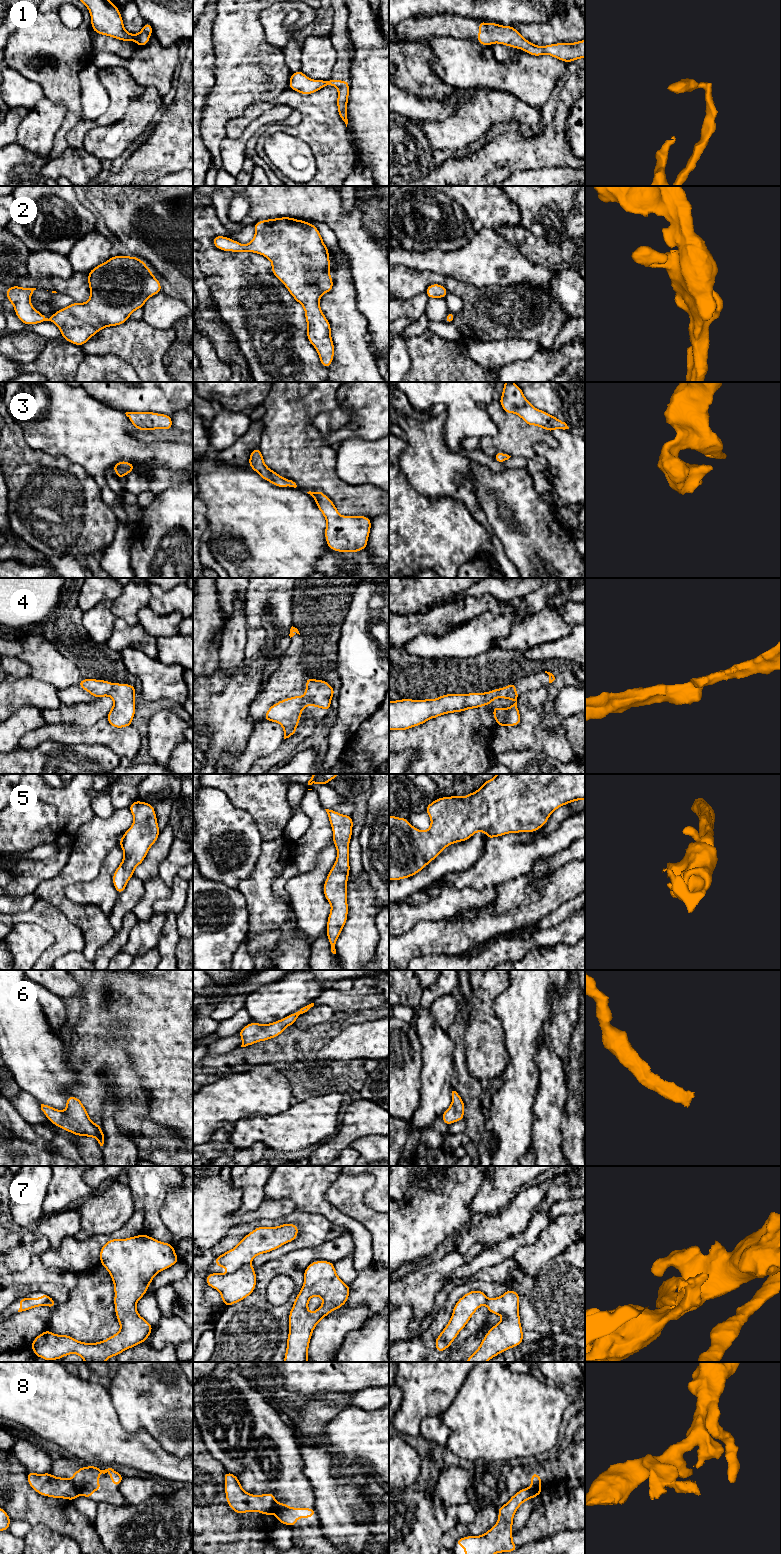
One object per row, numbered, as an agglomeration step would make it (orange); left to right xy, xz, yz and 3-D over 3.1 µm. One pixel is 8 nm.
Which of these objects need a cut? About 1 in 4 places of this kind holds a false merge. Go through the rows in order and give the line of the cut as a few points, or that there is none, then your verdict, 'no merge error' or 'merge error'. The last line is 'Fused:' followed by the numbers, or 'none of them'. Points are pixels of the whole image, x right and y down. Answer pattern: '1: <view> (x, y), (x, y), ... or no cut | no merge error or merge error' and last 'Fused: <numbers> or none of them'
1: no cut | no merge error
2: no cut | no merge error
3: no cut | no merge error
4: no cut | no merge error
5: no cut | no merge error
6: no cut | no merge error
7: xz (250, 1263), (245, 1263), (230, 1271) | merge error
8: xy (73, 1482), (79, 1494) | merge error
Fused: 7, 8

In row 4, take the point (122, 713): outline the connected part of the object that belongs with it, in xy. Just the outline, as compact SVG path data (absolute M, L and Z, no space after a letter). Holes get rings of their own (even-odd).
M82 679L78 684L95 698L110 696L114 705L107 715L107 721L114 728L132 725L135 715L135 686L130 684L113 684L106 680Z

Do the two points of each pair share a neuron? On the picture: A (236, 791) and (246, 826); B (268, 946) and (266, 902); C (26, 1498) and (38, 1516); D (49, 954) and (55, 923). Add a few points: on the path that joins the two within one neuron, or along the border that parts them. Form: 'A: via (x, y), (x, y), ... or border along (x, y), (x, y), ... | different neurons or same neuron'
A: border along (224, 792), (236, 807), (246, 810), (257, 825) | different neurons
B: via (261, 935), (261, 920), (265, 913) | same neuron
C: via (26, 1502), (36, 1512) | same neuron
D: via (57, 946), (59, 944), (59, 931) | same neuron

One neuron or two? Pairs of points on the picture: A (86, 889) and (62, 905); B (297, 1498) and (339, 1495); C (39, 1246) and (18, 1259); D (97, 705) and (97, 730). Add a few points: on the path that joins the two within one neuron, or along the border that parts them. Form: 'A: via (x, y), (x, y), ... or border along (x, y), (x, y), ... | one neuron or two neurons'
A: border along (64, 888), (64, 894), (70, 900), (92, 905) | two neurons
B: border along (305, 1476), (312, 1487), (315, 1511), (317, 1513) | two neurons
C: via (34, 1248), (23, 1254) | one neuron
D: border along (105, 717), (92, 724), (74, 724) | two neurons

